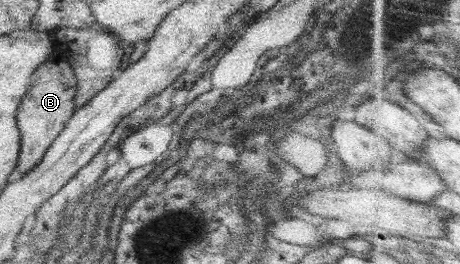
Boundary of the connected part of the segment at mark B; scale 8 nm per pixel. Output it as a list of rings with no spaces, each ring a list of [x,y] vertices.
[[[54,29],[47,31],[47,35],[54,42],[53,51],[34,71],[31,89],[20,101],[16,111],[17,125],[21,134],[17,167],[24,174],[41,161],[51,143],[63,131],[65,124],[76,111],[74,95],[76,94],[77,75],[67,59],[67,51],[61,51],[54,31]]]

